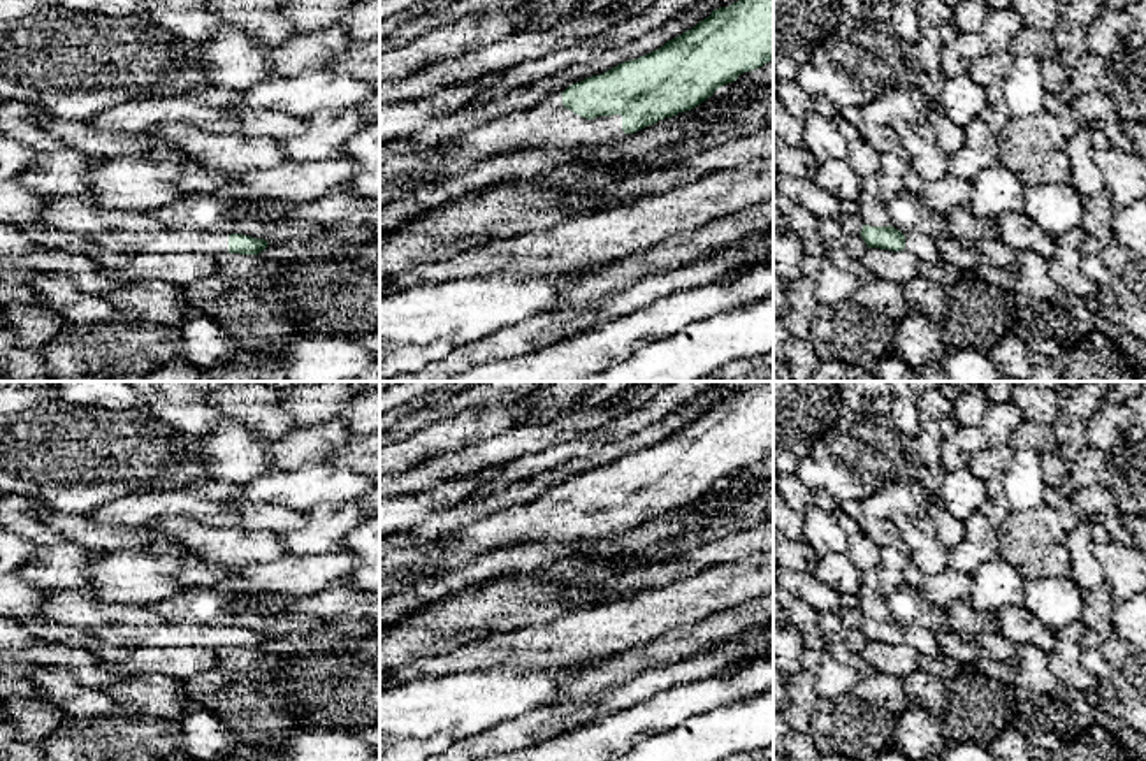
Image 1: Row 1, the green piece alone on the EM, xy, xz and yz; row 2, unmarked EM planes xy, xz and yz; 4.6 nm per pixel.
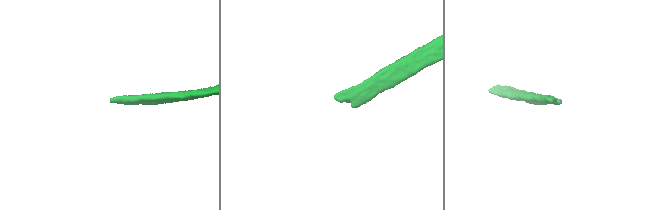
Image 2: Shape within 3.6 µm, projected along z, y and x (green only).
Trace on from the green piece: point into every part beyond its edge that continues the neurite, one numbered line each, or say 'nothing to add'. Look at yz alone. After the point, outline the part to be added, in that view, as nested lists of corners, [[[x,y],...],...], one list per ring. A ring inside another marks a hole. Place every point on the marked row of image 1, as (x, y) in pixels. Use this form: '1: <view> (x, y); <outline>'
1: yz (920, 245); [[[907,232],[905,234],[905,250],[910,251],[918,260],[932,262],[935,265],[942,265],[940,253],[937,250],[935,239],[921,232]]]

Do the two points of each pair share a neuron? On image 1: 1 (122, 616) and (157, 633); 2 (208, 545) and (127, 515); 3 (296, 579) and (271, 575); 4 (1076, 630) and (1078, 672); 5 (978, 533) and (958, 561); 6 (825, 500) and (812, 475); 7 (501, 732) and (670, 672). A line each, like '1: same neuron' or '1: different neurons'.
1: different neurons
2: different neurons
3: same neuron
4: same neuron
5: same neuron
6: same neuron
7: same neuron

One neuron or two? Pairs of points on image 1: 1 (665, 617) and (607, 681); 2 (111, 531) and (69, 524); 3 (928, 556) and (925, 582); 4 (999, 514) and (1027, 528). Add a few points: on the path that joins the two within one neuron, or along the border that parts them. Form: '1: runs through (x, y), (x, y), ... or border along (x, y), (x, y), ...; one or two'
1: border along (679, 630), (658, 635), (602, 659); two
2: runs through (101, 531), (79, 529); one
3: border along (913, 563), (928, 573), (941, 573), (948, 568); two
4: border along (1011, 510), (997, 528); two

